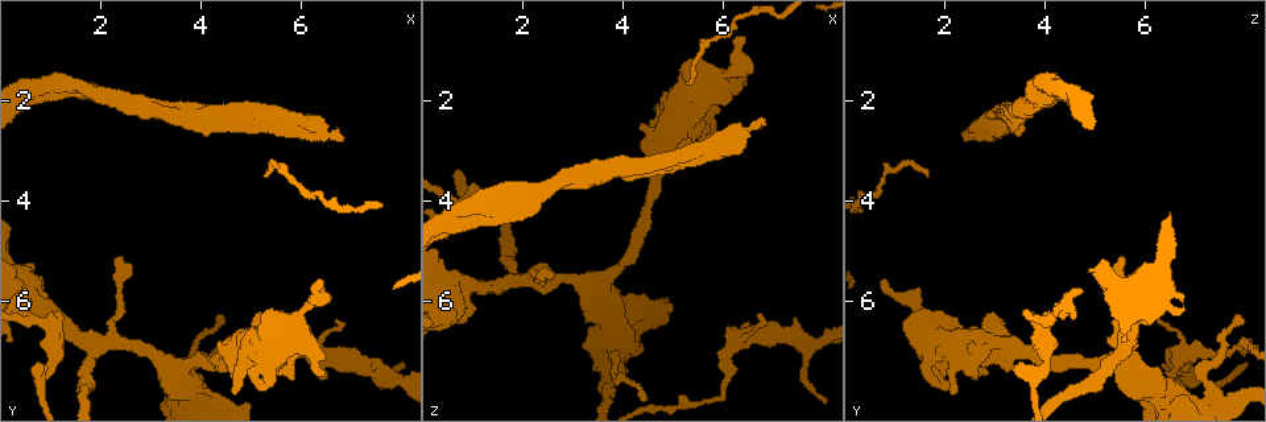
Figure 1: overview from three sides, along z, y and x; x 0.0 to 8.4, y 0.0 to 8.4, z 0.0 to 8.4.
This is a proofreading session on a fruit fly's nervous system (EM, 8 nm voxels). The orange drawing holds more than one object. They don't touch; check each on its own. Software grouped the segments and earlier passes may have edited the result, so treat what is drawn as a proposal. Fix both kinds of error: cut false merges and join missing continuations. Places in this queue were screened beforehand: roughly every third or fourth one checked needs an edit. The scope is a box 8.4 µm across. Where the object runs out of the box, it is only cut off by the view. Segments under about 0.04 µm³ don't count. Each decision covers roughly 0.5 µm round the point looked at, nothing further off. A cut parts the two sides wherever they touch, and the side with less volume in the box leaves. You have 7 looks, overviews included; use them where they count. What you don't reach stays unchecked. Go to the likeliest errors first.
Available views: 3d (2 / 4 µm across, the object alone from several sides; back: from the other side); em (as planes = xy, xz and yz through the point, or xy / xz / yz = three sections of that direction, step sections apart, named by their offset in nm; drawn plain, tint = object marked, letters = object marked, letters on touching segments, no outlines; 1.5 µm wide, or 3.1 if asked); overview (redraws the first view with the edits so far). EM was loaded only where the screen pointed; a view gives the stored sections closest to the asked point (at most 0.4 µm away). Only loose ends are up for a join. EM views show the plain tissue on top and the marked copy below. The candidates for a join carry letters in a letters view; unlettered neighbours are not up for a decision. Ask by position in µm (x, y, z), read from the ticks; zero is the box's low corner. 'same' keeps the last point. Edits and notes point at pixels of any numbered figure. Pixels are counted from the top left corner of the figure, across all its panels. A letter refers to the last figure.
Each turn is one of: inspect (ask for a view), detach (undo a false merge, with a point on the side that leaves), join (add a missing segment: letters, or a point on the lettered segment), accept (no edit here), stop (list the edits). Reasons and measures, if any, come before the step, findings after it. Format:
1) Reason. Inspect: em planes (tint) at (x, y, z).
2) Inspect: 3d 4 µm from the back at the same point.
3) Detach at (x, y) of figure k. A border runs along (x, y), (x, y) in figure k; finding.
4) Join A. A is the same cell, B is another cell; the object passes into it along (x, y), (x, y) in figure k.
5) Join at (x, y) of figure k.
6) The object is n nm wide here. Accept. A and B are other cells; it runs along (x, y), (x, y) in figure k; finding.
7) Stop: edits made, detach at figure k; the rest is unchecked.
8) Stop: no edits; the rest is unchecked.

Branch stops here. Inspect: em xz step 4 (letters) at (1.15, 6.20, 4.15).

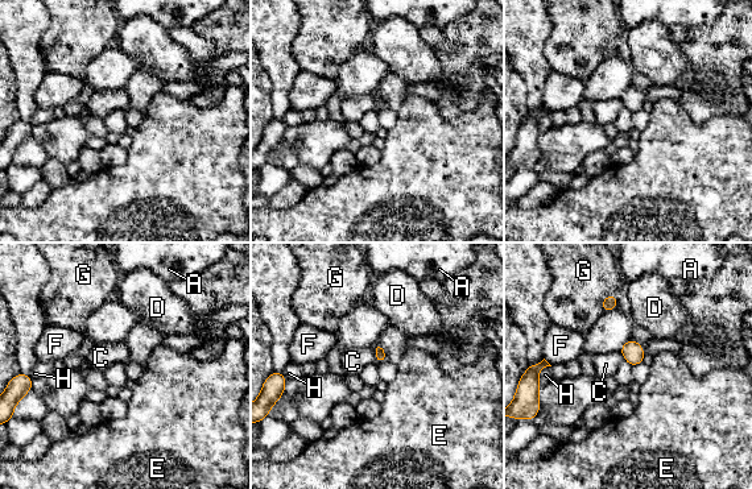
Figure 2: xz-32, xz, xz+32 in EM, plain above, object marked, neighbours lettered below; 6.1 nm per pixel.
Accept. A, C, D, E, F, G and H are other cells; none of them fits.

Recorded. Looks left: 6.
Tapers out. Inspect: em xy step 4 (tint) at (6.80, 2.75, 2.35).

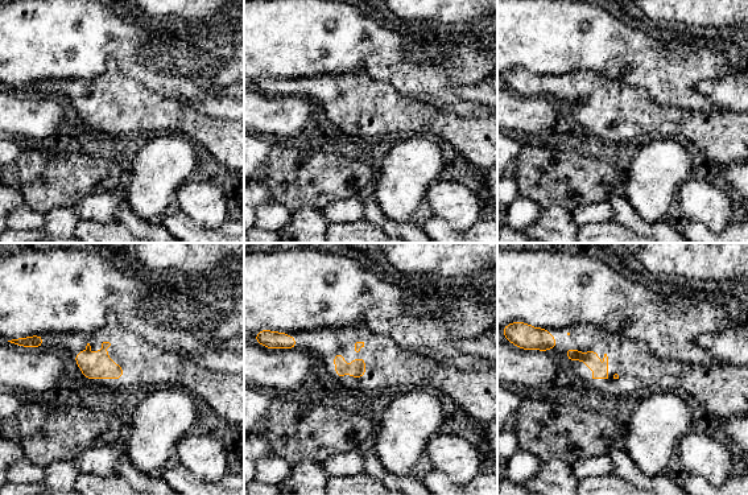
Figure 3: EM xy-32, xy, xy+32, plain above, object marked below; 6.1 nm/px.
Inspect: em planes (letters) at the same point.

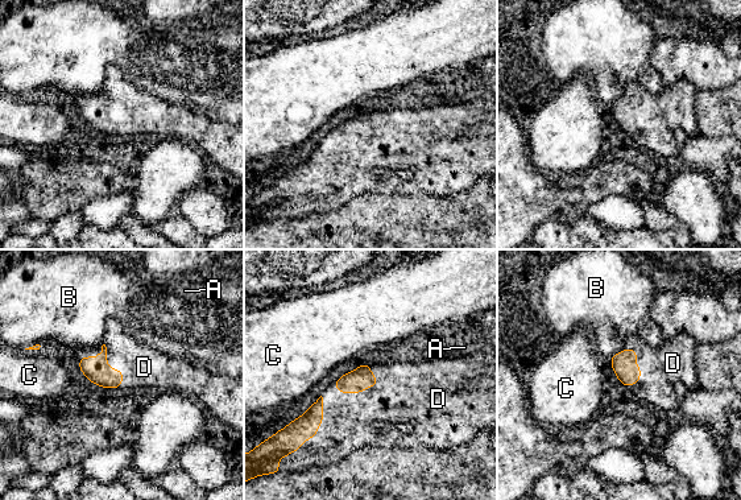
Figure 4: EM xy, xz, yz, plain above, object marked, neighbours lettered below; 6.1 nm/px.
Join D. D is the same cell, A, B and C are other cells; the object passes into it along (98, 372), (106, 350), (143, 367) in figure 4; the cell continues.

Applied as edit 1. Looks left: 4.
See it whole again. Inspect: overview.

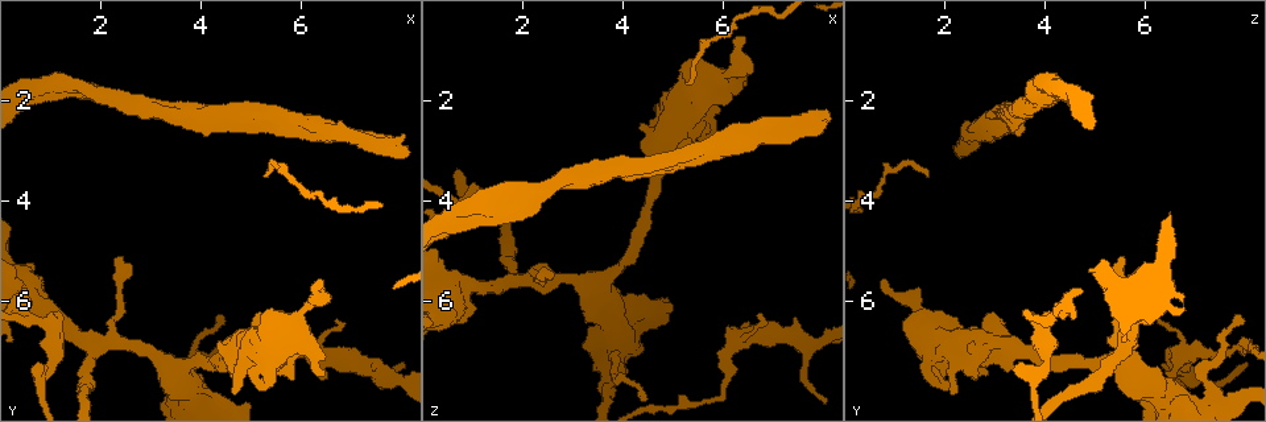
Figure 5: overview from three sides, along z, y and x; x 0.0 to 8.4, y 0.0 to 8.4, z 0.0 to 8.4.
Free end. Inspect: 3d 2 µm at (6.75, 6.35, 6.30).

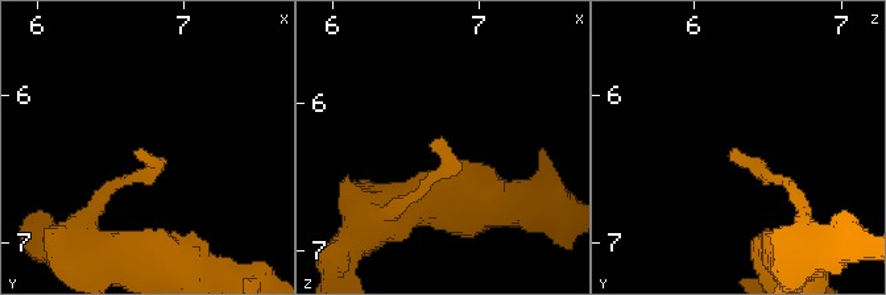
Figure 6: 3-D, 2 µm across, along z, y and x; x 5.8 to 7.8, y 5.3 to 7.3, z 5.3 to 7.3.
Shape alone is not enough. Inspect: em yz step 4 (letters) at (6.70, 6.36, 6.26).

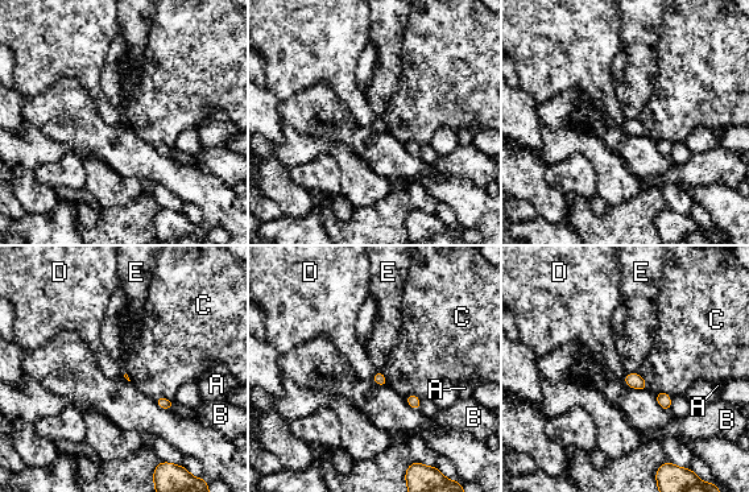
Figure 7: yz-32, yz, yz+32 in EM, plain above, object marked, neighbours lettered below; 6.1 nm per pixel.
Inspect: em planes (letters) at the same point.

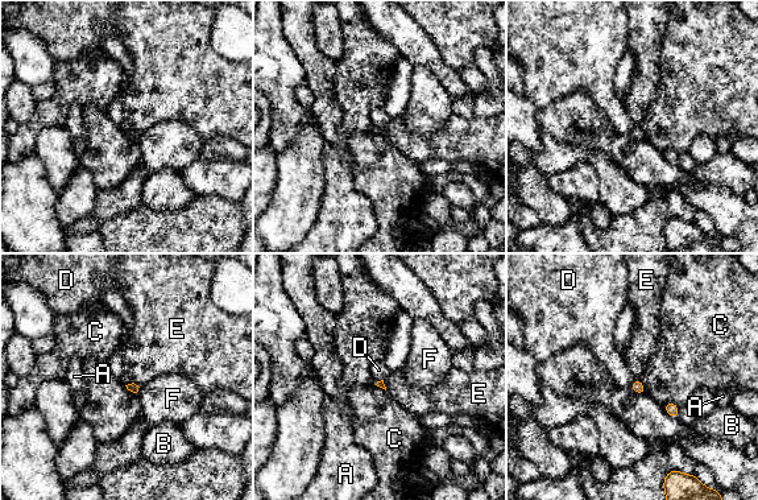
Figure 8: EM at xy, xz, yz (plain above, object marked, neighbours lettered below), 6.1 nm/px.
The longest contact is with C, 110 nm. Accept. A, B, C, D, E and F are other cells; none of them fits.

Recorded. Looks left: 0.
Stop: edits made, join at figure 4; the rest is unchecked.

